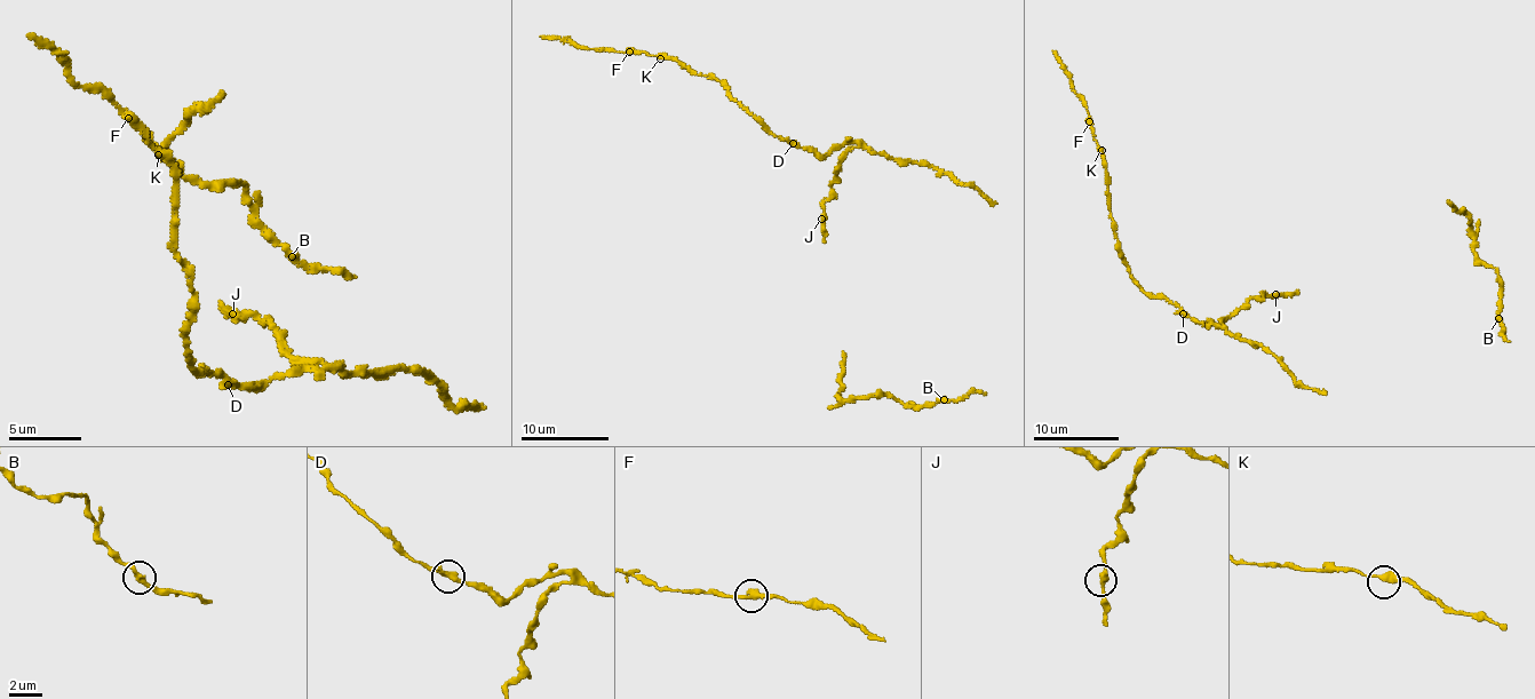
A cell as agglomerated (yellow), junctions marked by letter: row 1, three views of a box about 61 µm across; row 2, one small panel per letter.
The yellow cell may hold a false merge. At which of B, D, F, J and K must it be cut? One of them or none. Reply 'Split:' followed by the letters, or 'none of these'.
Split: none of these

